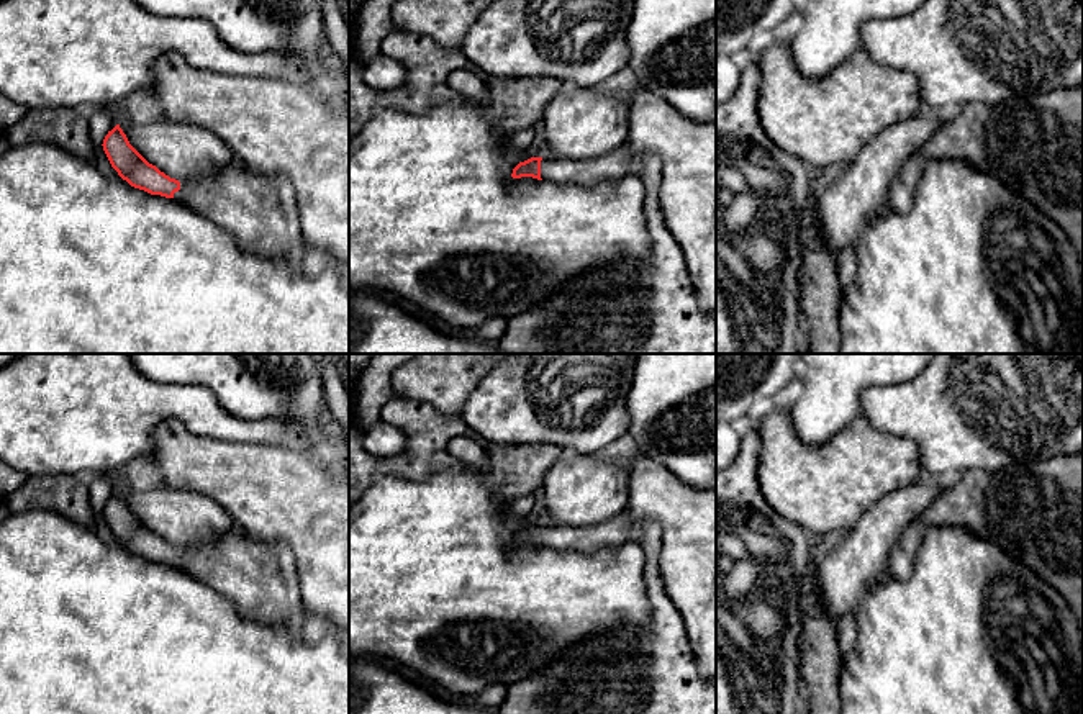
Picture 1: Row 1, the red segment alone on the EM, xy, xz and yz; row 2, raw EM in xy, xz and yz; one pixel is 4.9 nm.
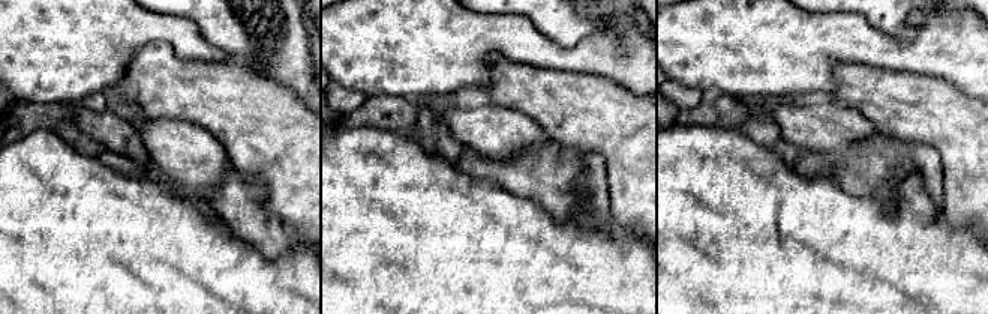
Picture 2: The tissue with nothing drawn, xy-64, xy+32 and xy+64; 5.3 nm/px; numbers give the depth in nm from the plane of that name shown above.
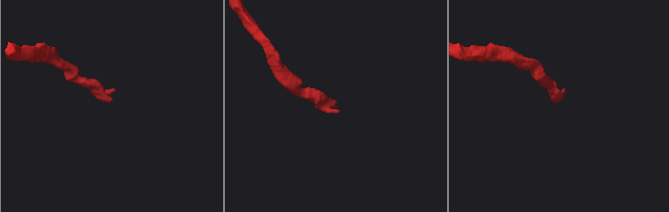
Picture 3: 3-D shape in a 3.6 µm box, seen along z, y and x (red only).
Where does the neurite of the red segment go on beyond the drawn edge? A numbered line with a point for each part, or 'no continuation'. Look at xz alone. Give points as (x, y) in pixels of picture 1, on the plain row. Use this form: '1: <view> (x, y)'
1: xz (628, 670)

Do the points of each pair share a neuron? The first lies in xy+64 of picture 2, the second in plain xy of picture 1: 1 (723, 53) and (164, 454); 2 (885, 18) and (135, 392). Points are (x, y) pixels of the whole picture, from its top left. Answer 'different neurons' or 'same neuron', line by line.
1: different neurons
2: different neurons

